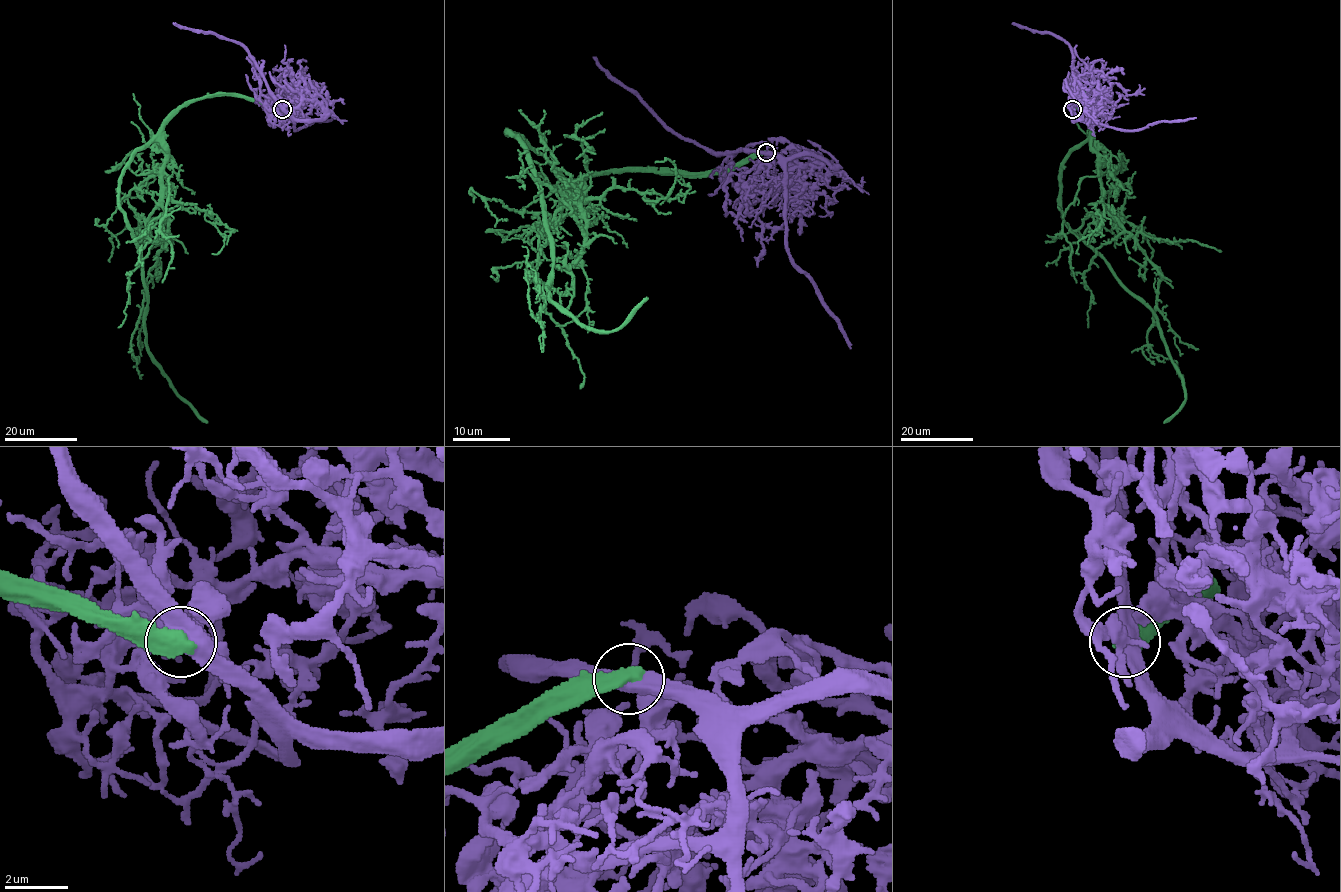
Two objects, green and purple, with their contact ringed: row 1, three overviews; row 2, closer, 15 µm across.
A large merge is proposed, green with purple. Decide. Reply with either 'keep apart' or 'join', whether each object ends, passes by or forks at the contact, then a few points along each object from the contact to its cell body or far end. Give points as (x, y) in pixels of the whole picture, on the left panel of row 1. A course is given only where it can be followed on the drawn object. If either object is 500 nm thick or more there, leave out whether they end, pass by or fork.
keep apart; green runs (281, 109), (235, 95), (187, 101), (122, 176), (118, 209), (140, 256), (147, 350), (207, 422); purple runs (282, 109), (274, 99), (295, 102), (305, 93), (284, 73), (277, 83), (280, 94), (277, 88)

